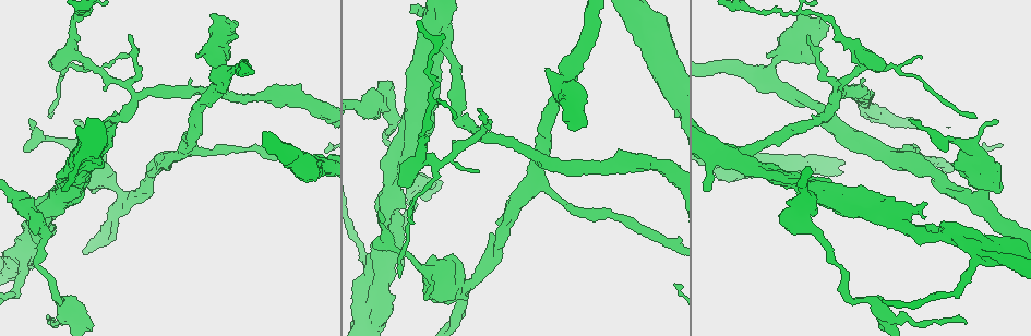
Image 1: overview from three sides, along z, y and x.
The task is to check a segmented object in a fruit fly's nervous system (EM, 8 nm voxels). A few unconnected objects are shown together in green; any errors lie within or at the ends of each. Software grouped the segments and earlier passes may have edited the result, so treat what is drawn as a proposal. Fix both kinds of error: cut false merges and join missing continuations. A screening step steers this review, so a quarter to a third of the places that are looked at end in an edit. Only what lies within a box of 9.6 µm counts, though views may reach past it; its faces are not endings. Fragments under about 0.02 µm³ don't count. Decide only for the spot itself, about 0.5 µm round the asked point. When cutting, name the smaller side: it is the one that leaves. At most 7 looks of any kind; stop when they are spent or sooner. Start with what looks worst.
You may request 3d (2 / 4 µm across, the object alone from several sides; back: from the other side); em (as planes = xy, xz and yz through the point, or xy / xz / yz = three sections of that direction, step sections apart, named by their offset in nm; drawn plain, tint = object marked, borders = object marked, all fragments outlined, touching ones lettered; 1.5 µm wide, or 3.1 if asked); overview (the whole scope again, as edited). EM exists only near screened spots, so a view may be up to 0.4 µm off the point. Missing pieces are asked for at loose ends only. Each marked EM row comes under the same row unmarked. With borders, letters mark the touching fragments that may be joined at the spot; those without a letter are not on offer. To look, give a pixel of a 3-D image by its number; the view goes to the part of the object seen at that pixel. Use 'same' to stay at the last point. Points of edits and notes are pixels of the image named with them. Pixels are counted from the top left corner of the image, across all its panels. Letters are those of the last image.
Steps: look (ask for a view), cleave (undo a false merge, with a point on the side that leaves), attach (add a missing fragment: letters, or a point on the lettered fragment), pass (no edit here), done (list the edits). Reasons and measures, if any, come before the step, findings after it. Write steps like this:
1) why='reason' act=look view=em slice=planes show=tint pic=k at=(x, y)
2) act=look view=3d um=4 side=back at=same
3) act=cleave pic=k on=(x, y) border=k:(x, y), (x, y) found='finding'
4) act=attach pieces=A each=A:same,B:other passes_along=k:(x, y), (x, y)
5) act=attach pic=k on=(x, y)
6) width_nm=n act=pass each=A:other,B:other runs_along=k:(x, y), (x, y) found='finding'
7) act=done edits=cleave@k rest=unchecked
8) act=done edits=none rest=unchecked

why='four or more arms meet' act=look view=3d um=2 pic=1 at=(134, 99)

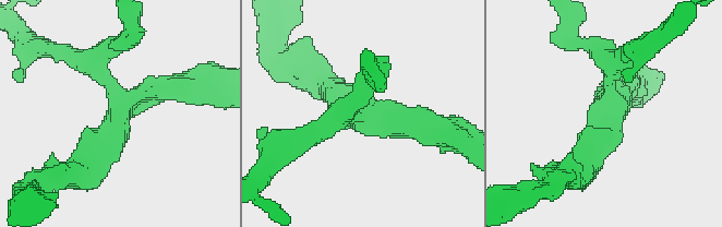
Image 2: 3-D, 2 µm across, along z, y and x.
arms=4 act=look view=em slice=planes show=tint pic=2 at=(613, 106)

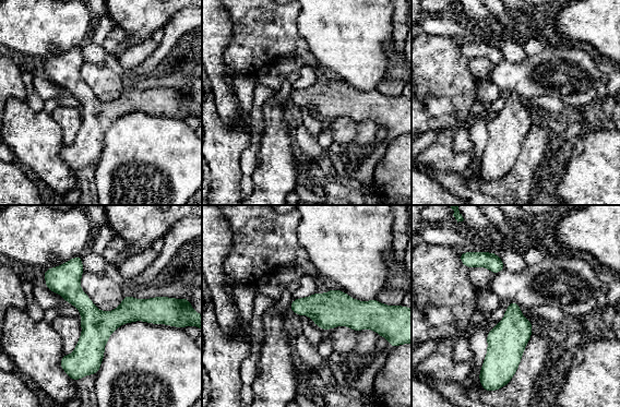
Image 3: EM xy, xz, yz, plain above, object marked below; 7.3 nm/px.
why='see the neighbours' act=look view=em slice=planes show=borders at=same

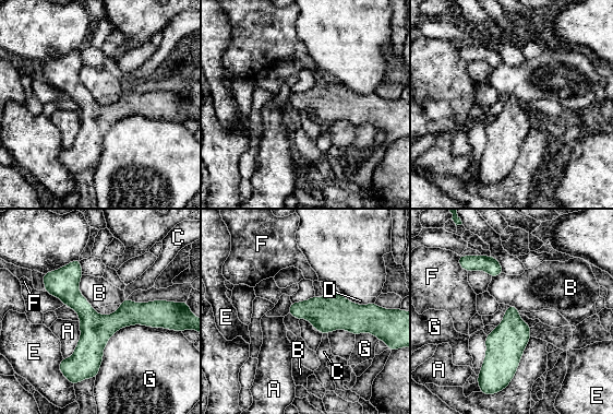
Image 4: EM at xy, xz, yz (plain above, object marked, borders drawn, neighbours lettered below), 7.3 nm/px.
act=pass each=A:other,B:other,C:other,D:other,E:other,F:other,G:other runs_along=4:(49, 288), (95, 320), (160, 321) found='one neuron here'

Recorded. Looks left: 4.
why='an open end' act=look view=em slice=yz step=8 show=borders pic=1 at=(562, 99)

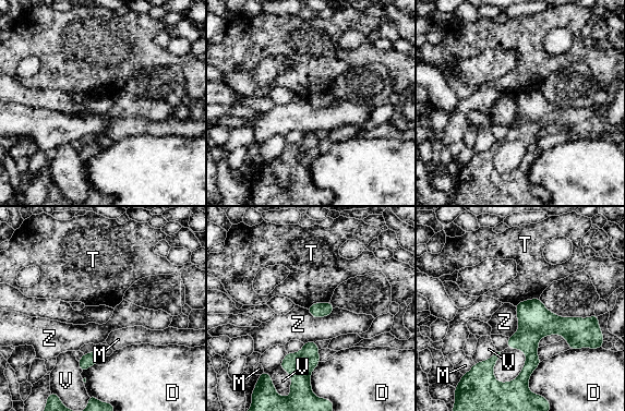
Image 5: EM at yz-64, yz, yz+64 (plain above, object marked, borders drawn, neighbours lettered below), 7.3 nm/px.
act=pass each=D:other,M:other,T:other,V:other,Z:other border=5:(335, 307), (321, 317), (305, 309) found='no lettered fragment goes on from it'

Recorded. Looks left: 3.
why='branch point' act=look view=3d um=4 pic=1 at=(431, 106)

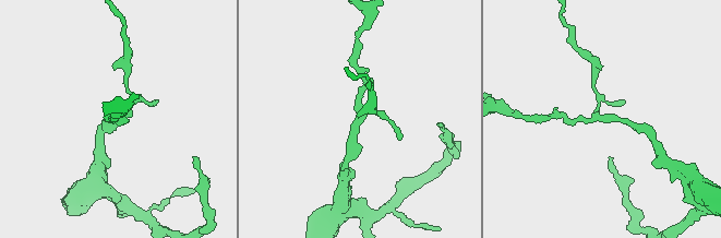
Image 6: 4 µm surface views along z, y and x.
why='shape alone is not enough' act=look view=em slice=planes show=borders pic=6 at=(360, 118)

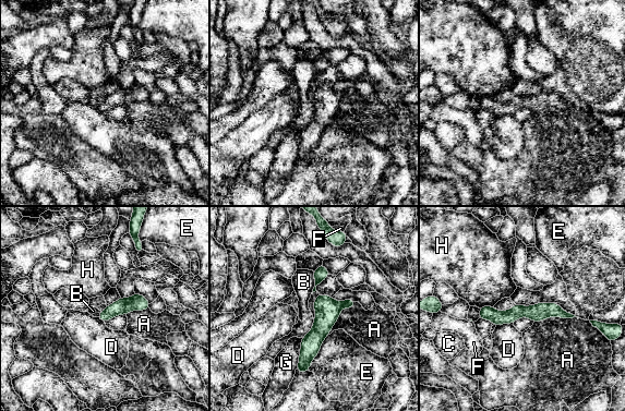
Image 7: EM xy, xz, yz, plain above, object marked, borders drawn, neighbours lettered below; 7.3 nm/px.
act=pass each=A:other,B:other,C:other,D:other,E:other,F:other,G:other,H:other found='all the same neuron'

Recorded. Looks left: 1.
act=done edits=none rest=unchecked

